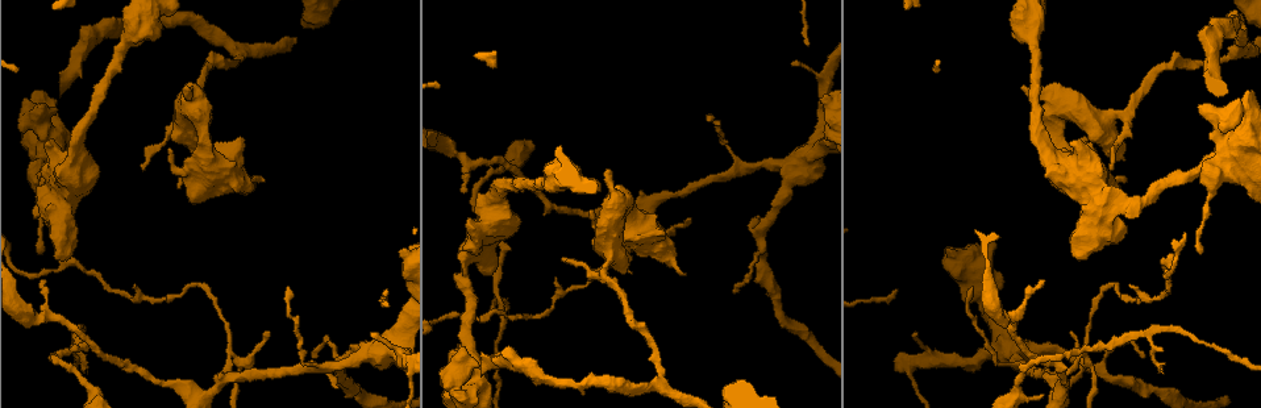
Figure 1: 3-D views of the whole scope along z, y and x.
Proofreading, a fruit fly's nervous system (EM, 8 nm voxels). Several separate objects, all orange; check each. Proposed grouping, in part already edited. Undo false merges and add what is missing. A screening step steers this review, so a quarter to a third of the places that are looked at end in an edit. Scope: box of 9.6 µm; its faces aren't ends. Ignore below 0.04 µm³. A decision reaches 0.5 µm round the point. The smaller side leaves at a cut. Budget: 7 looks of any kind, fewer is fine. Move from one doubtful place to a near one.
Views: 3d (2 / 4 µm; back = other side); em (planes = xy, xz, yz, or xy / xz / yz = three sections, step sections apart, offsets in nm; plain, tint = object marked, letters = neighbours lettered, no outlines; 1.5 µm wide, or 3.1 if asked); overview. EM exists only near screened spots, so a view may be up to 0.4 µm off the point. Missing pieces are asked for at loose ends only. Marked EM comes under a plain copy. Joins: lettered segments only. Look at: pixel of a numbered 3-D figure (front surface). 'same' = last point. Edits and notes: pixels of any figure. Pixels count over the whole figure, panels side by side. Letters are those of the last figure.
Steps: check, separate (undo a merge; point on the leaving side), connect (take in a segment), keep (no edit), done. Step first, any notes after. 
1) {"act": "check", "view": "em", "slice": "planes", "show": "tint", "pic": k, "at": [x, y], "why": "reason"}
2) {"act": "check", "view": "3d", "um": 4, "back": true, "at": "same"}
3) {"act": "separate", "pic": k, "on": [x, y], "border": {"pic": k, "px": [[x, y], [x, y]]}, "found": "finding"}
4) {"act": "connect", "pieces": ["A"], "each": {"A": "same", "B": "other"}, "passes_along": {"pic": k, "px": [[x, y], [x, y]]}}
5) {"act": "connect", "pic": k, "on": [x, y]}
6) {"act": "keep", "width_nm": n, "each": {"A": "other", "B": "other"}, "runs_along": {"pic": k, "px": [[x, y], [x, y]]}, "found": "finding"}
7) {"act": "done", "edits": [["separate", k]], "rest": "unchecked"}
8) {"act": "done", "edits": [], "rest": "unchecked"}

{"act": "check", "view": "em", "slice": "planes", "show": "letters", "pic": 1, "at": [229, 352], "why": "a fork"}

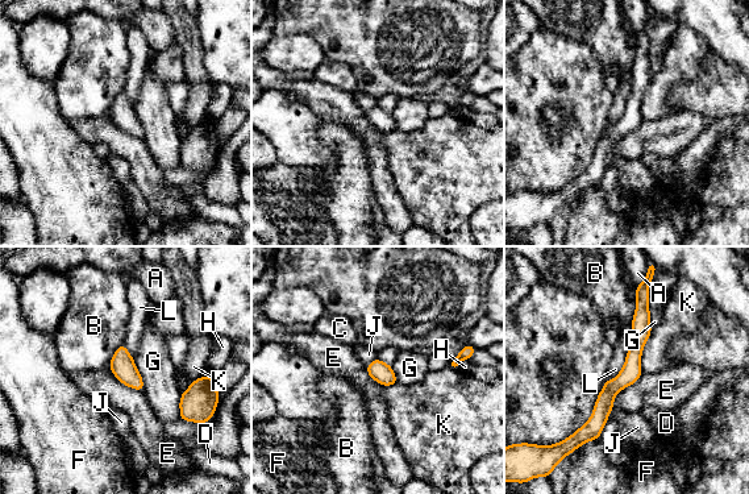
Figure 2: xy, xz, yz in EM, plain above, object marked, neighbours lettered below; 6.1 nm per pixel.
{"act": "keep", "each": {"A": "other", "B": "other", "C": "other", "D": "other", "E": "other", "F": "other", "G": "other", "H": "other", "J": "other", "K": "other", "L": "other"}, "runs_along": {"pic": 2, "px": [[645, 291], [632, 369], [590, 436]]}, "found": "continuous, no second neuron"}

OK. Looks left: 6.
{"act": "check", "view": "em", "slice": "planes", "show": "tint", "pic": 1, "at": [1162, 372], "why": "tapers out"}

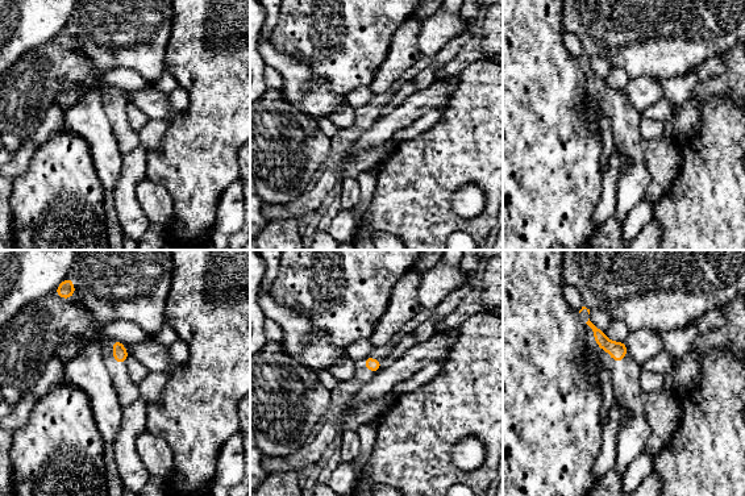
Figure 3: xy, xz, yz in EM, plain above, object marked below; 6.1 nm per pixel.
{"act": "check", "view": "em", "slice": "planes", "show": "letters", "at": "same"}

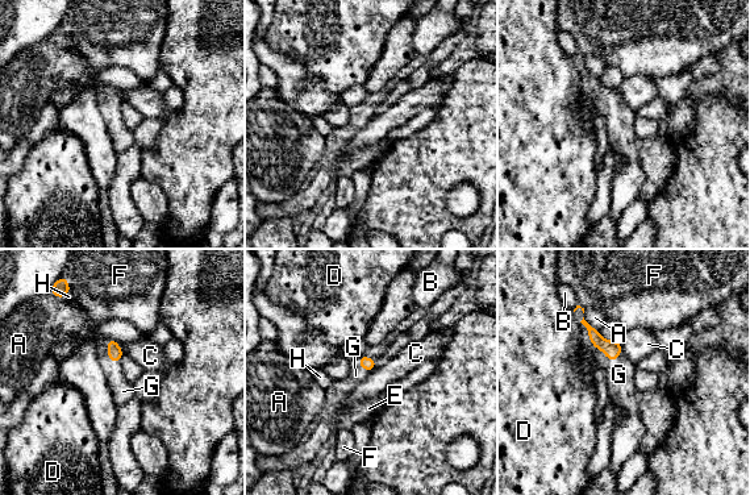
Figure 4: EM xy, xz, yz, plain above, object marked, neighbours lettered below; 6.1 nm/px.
{"act": "keep", "each": {"A": "other", "B": "other", "C": "other", "D": "other", "E": "other", "F": "other", "G": "other", "H": "other"}, "border": {"pic": 4, "px": [[107, 338], [107, 357], [120, 364]]}, "found": "no lettered segment goes on from it"}

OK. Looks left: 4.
{"act": "check", "view": "3d", "um": 4, "pic": 1, "at": [656, 382], "why": "sharp bend"}

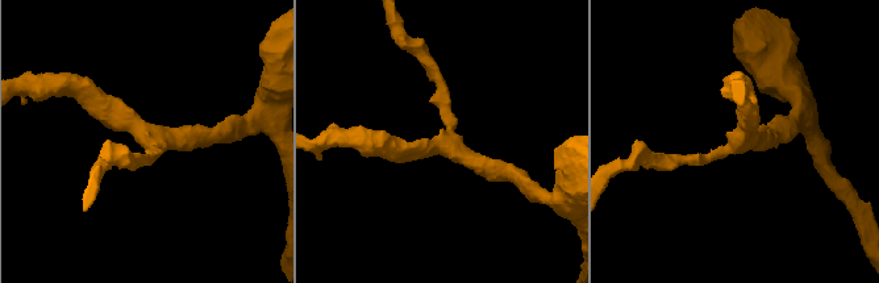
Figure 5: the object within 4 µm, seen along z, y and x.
{"act": "check", "view": "em", "slice": "xz", "step": 8, "show": "tint", "pic": 5, "at": [151, 142], "arms": 3, "arm_widths_nm": [180, 260, 260]}

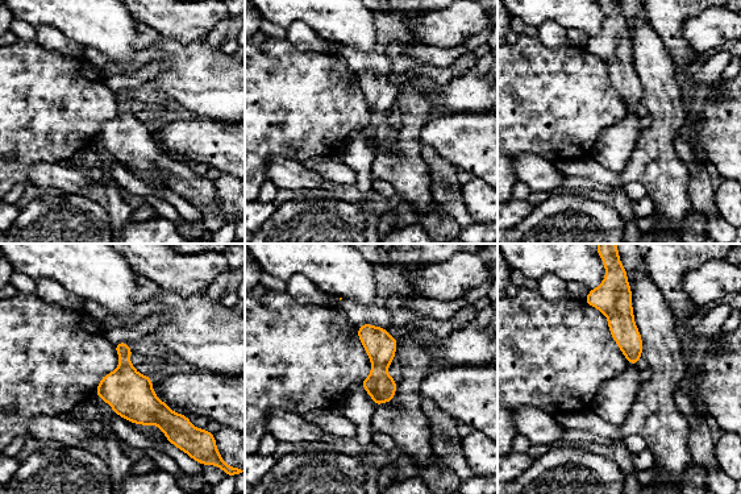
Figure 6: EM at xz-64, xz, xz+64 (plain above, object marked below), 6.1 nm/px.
{"act": "check", "view": "em", "slice": "xz", "step": 8, "show": "letters", "at": "same"}

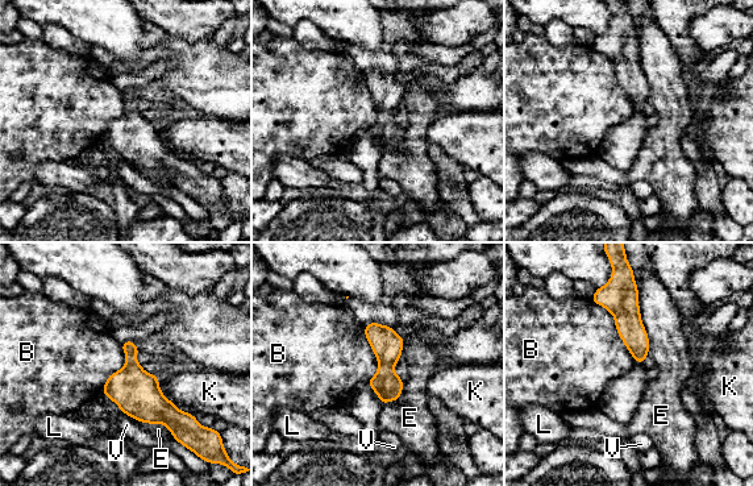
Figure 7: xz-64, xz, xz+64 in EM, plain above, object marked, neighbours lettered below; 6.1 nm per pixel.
{"act": "keep", "each": {"B": "other", "E": "other", "K": "other", "L": "other", "V": "other"}, "border": {"pic": 7, "px": [[174, 437], [194, 453]]}, "found": "all the same neuron"}

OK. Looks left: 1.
{"act": "done", "edits": [], "rest": "unchecked"}

